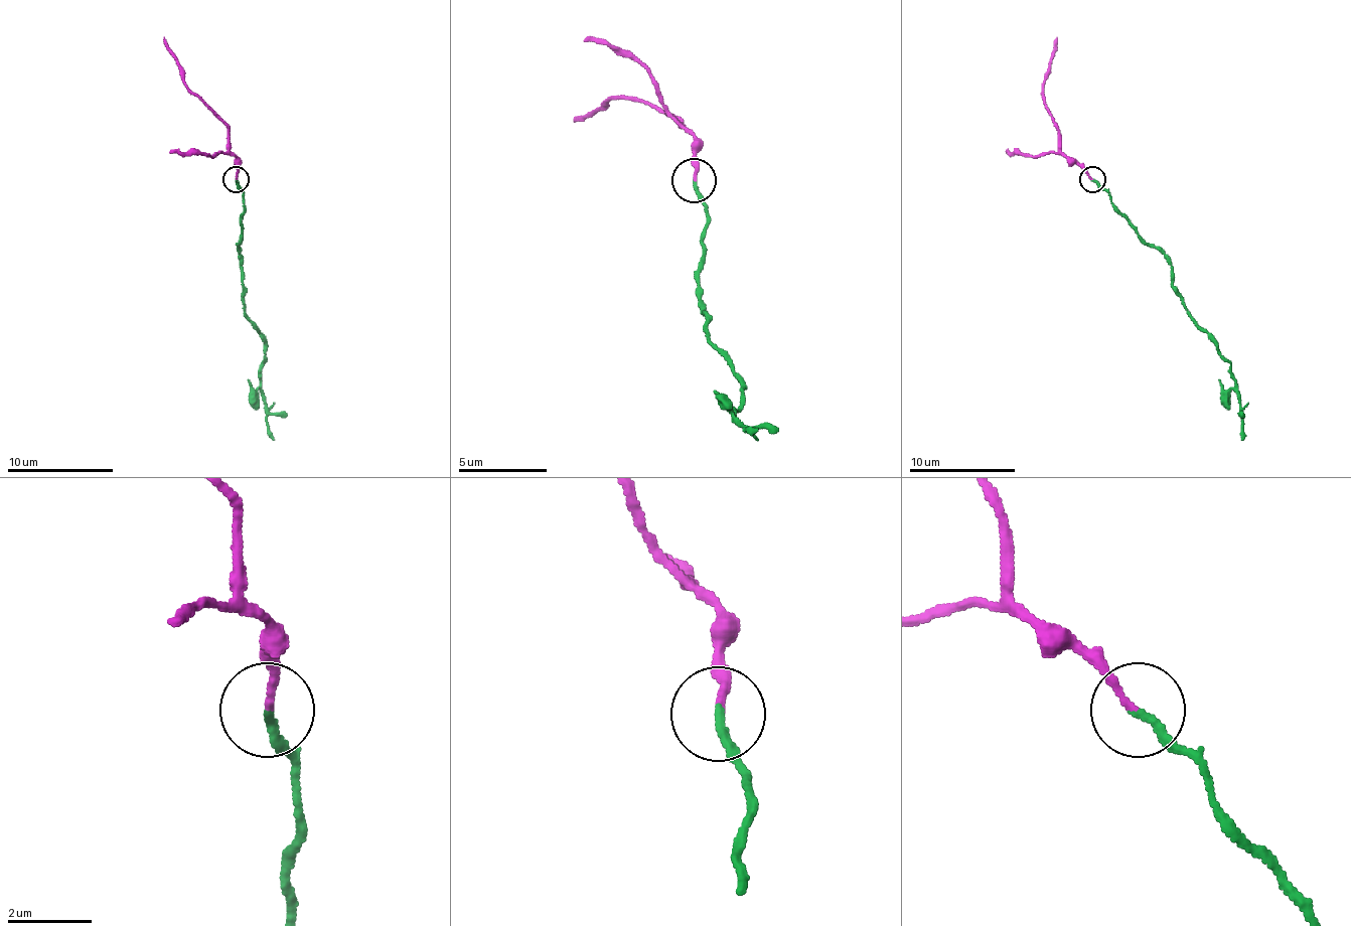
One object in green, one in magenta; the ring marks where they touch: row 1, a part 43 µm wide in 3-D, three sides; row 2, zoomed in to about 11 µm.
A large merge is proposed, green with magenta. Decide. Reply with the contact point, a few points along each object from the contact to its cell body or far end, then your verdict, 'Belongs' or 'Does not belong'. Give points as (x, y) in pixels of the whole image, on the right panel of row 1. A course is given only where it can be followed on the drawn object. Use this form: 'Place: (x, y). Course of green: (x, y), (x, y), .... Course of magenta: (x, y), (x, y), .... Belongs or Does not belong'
Place: (1092, 179). Course of green: (1092, 179), (1161, 252), (1172, 268), (1172, 289), (1188, 315), (1230, 365), (1240, 406), (1243, 440). Course of magenta: (1092, 179), (1060, 150), (1057, 127), (1044, 103), (1044, 82), (1057, 36). Does not belong

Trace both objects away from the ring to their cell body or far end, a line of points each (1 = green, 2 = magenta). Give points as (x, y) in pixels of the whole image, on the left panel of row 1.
1: (235, 179), (243, 193), (238, 252), (243, 268), (243, 315), (262, 336), (267, 432), (275, 440)
2: (235, 179), (235, 158), (227, 150), (227, 127), (184, 82), (163, 36)

